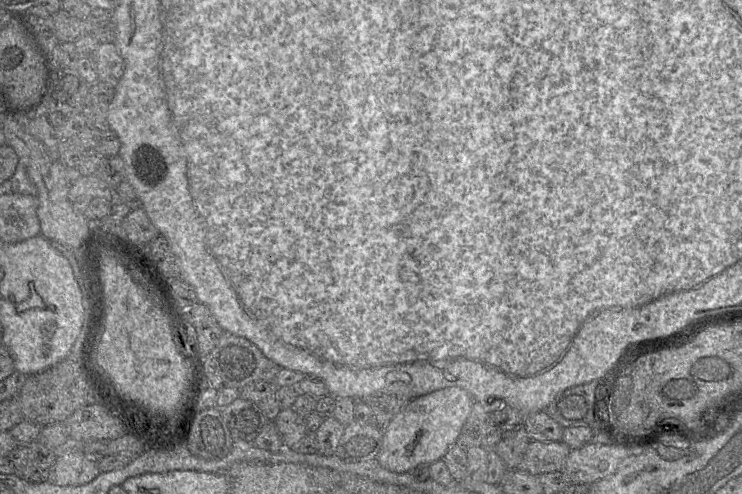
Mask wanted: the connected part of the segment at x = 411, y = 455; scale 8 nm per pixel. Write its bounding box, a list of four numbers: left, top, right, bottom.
[377,386,474,472]

